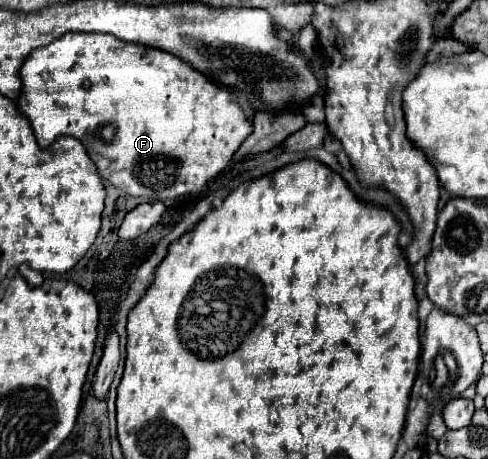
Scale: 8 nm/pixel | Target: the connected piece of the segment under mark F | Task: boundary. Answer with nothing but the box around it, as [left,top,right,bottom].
[17,33,253,199]

